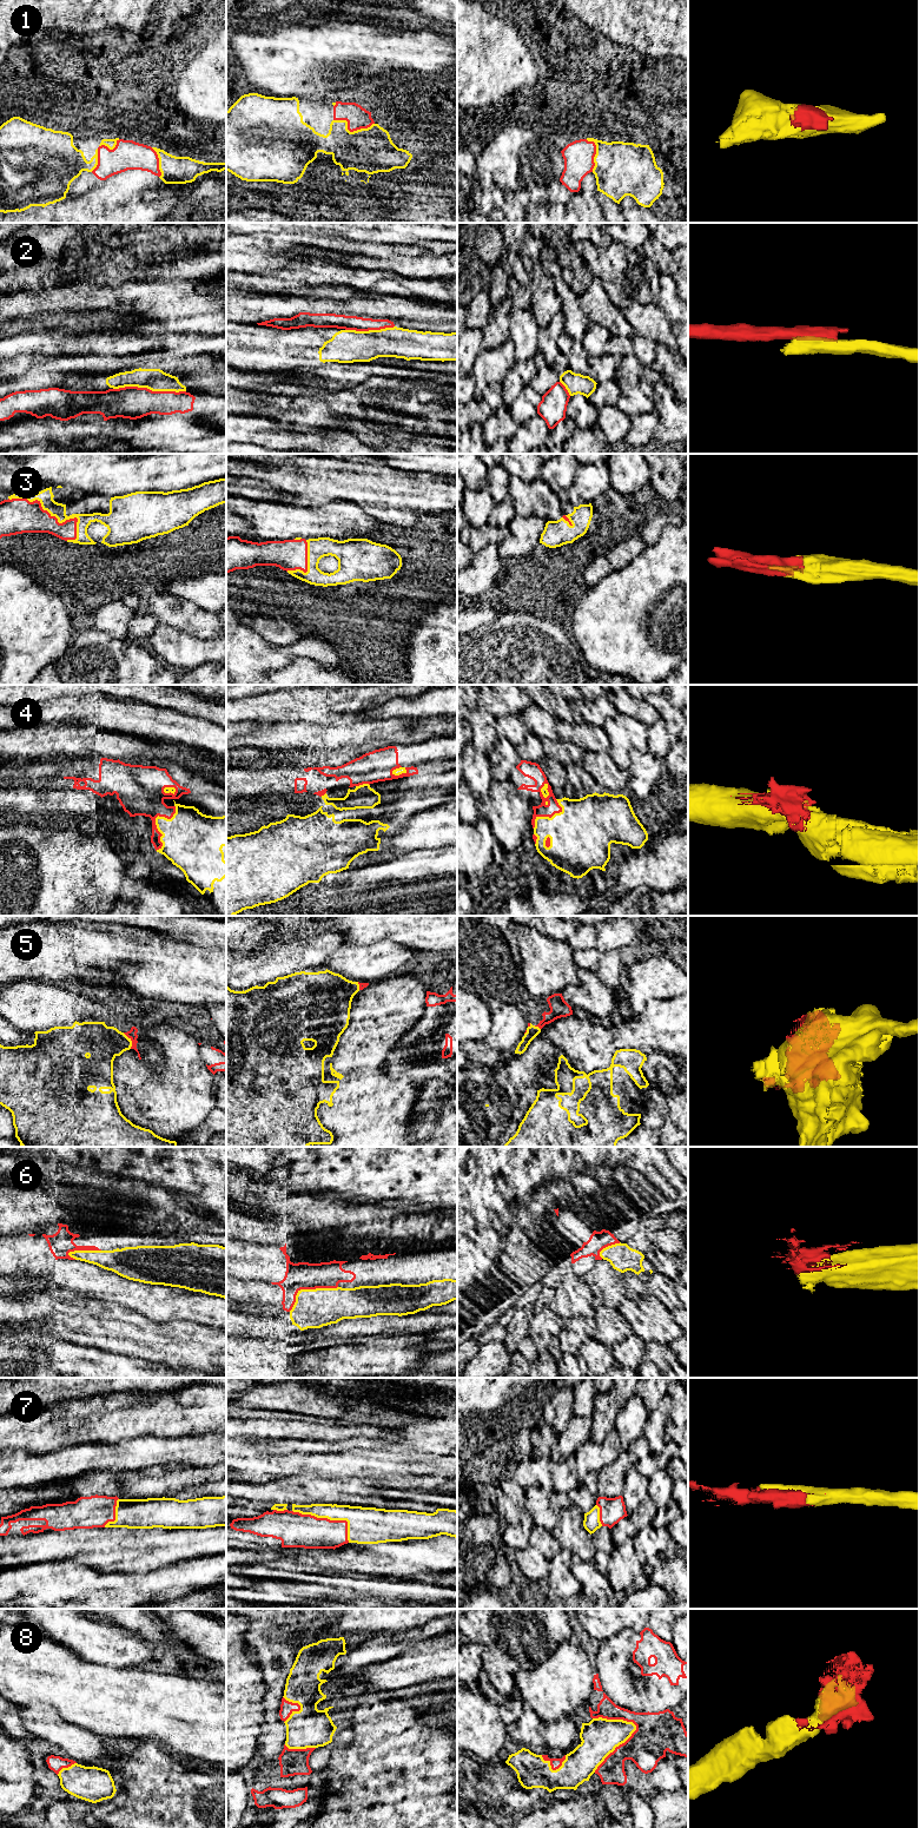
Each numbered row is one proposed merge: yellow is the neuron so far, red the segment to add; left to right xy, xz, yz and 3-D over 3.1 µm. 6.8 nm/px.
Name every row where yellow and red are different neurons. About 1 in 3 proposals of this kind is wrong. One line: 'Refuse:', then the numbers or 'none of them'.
Refuse: 2, 4, 5, 6, 8

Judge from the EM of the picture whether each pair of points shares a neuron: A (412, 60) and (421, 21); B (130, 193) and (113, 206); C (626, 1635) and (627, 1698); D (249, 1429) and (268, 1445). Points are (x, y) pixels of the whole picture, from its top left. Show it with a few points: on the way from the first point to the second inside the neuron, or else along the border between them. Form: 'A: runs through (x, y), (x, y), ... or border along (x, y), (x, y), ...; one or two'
A: border along (392, 26), (432, 28), (444, 33); two
B: runs through (126, 195), (117, 204); one
C: runs through (622, 1650), (622, 1683); one
D: border along (248, 1438), (290, 1439); two

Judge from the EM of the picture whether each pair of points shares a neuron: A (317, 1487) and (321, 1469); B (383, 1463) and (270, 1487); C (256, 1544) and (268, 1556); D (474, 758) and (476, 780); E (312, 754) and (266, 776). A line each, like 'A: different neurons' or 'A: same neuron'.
A: different neurons
B: different neurons
C: different neurons
D: same neuron
E: different neurons

